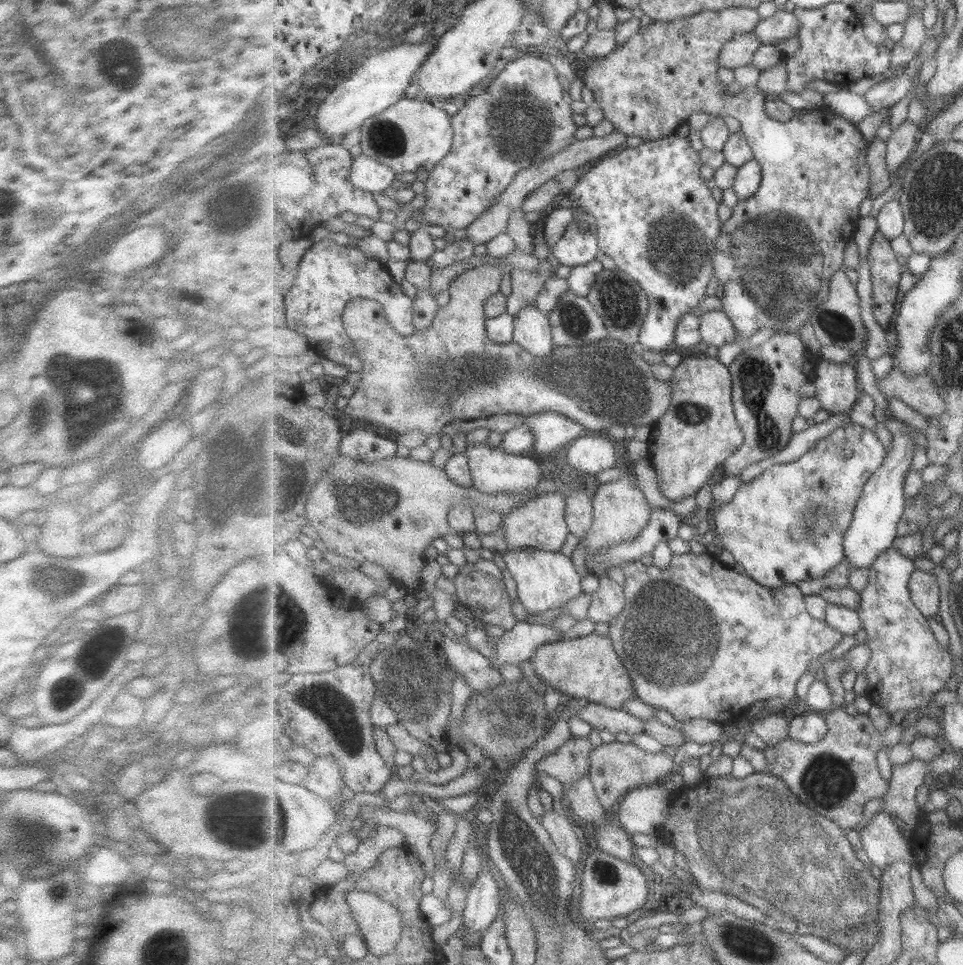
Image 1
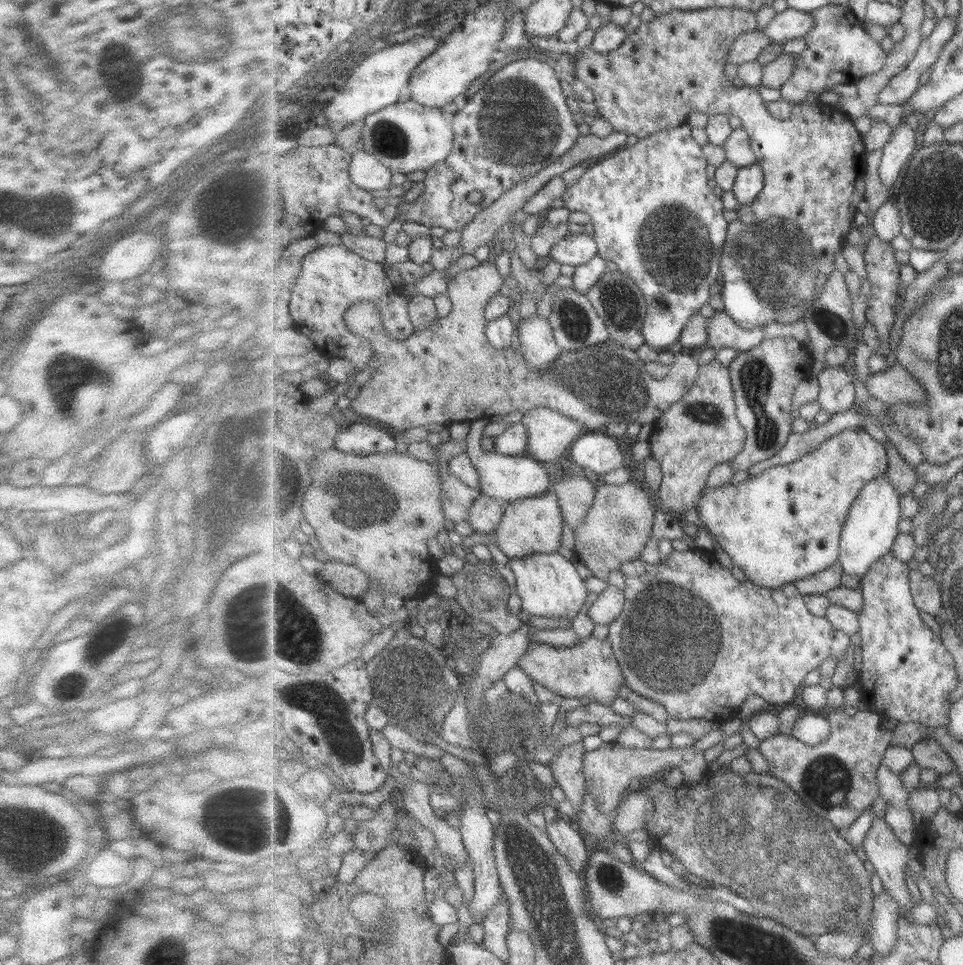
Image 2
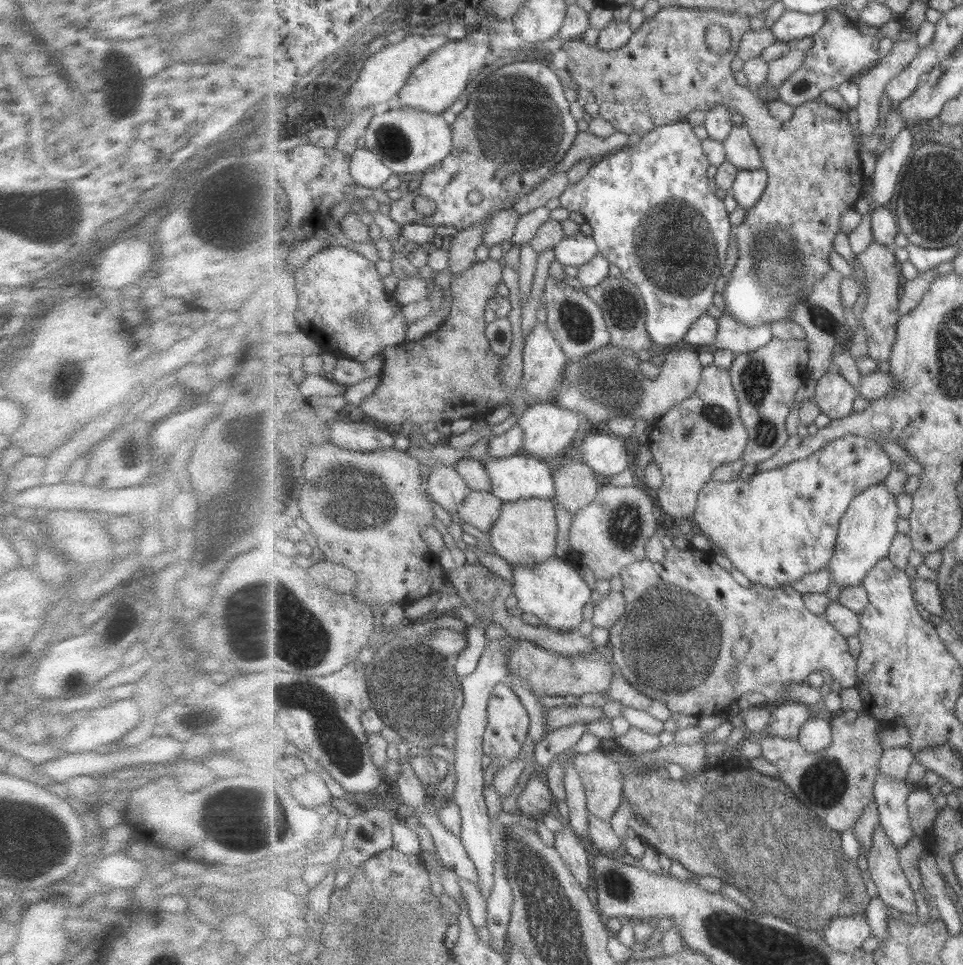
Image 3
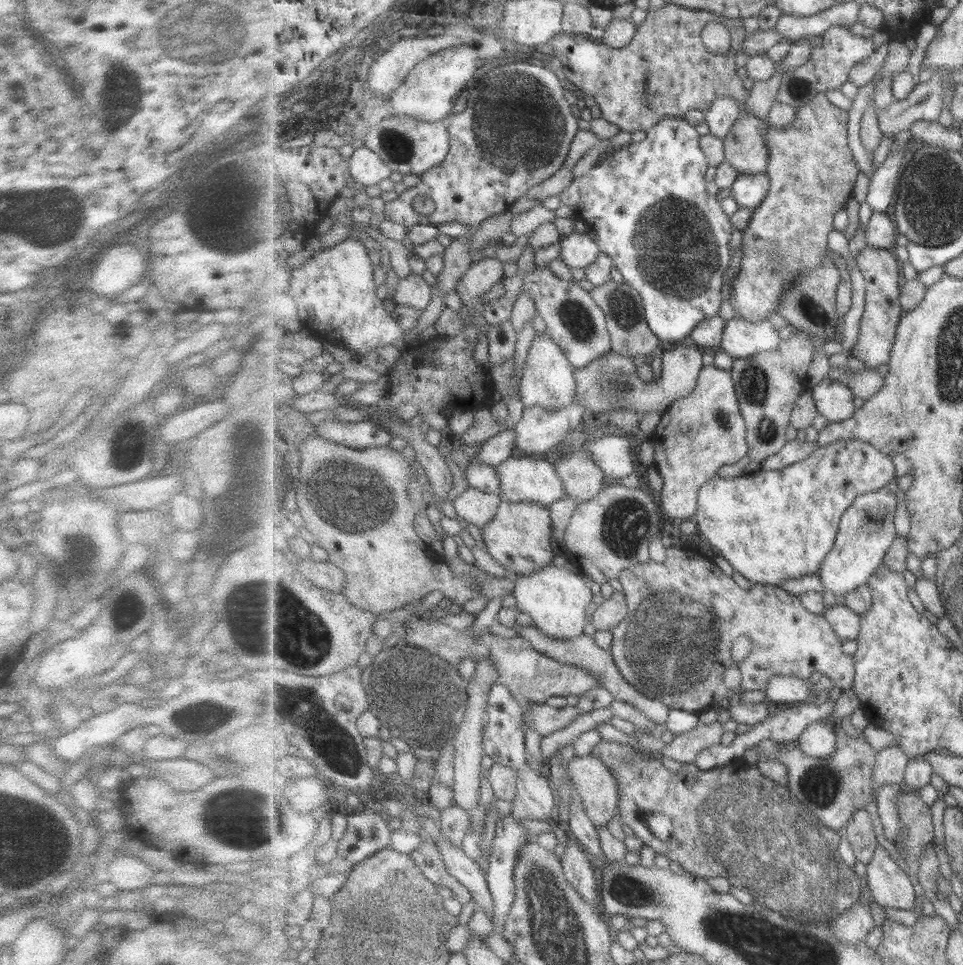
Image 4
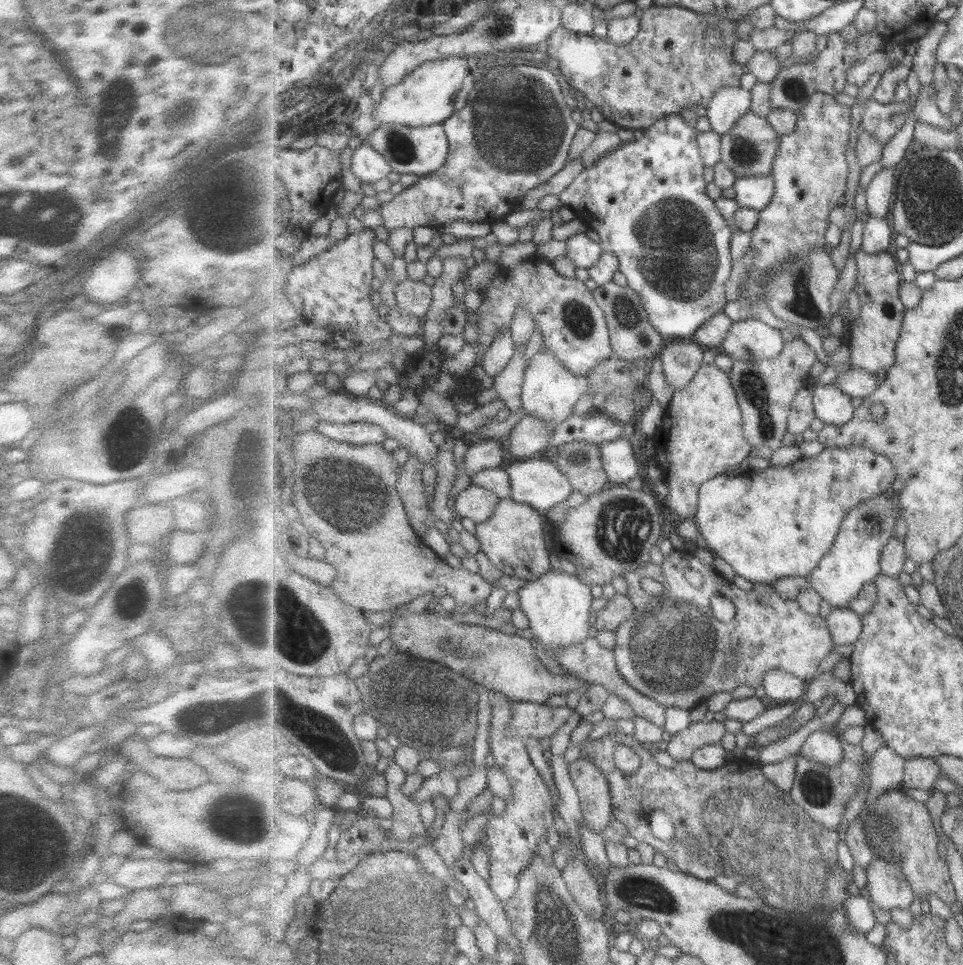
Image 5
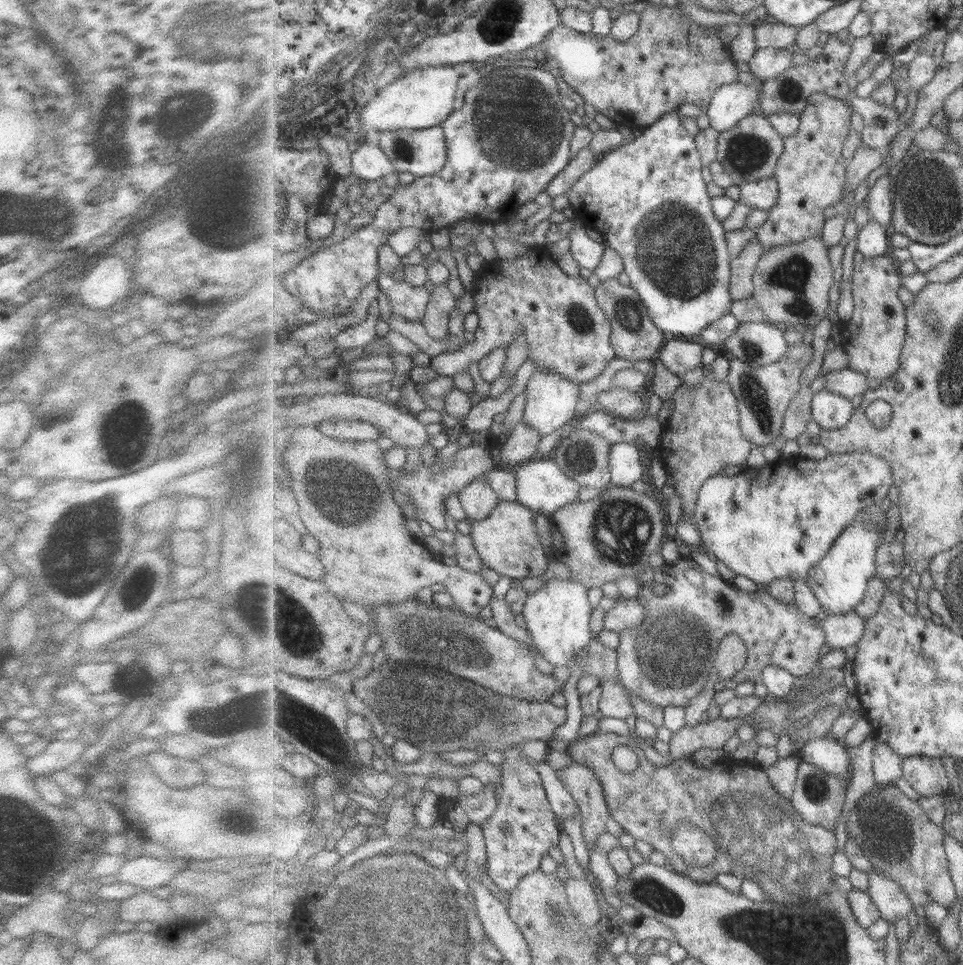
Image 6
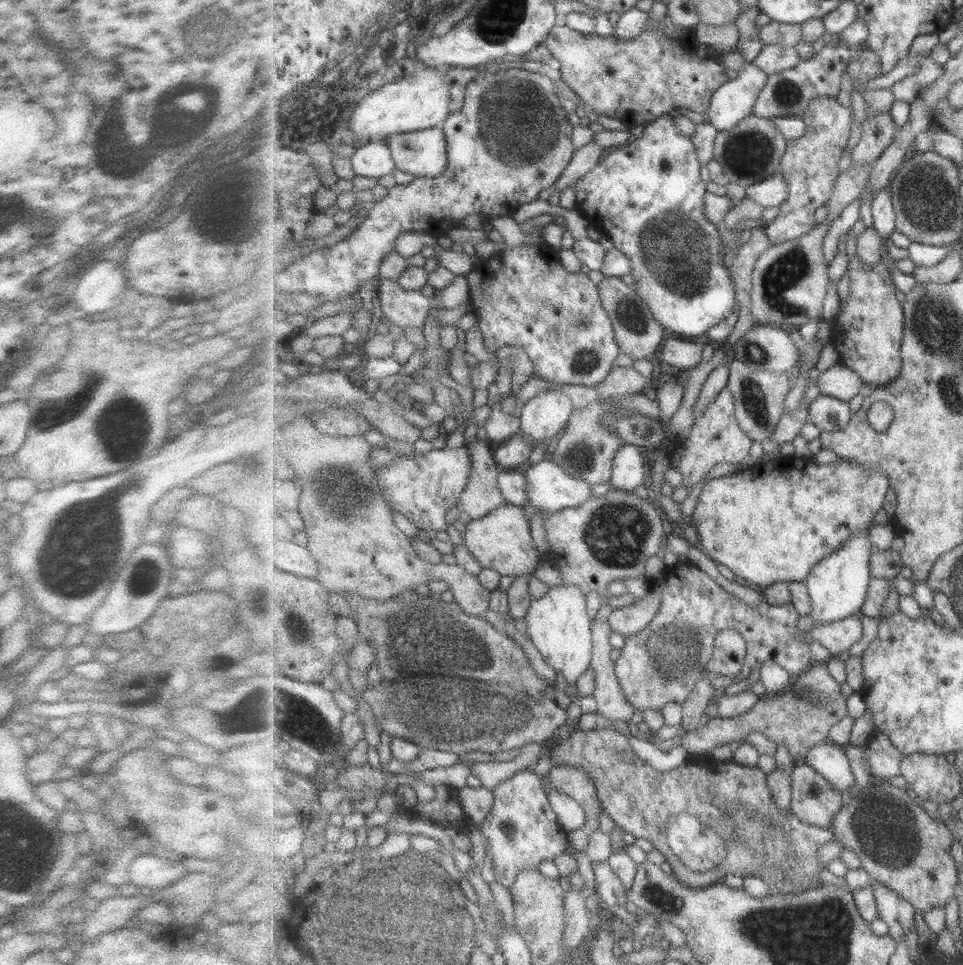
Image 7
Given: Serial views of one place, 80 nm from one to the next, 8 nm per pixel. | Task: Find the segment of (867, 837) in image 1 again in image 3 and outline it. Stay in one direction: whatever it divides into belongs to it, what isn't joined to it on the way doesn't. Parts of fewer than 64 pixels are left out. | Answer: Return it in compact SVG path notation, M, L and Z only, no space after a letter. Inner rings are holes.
M879 824L873 835L873 847L867 859L867 869L878 890L877 900L910 917L915 917L917 912L915 892L905 872L901 870L898 850Z

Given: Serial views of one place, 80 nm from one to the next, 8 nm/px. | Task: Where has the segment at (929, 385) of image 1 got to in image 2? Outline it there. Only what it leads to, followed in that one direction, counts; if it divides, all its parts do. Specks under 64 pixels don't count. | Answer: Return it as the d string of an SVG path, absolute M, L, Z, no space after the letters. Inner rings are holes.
M895 364L894 367L867 380L866 390L870 397L886 406L899 404L927 404L927 391L907 369Z

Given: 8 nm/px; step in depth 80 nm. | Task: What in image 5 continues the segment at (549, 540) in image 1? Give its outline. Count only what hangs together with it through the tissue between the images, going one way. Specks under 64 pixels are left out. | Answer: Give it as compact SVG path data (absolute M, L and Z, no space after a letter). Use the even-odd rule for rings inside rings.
M503 498L497 503L493 516L488 521L476 523L476 537L480 550L505 575L524 581L541 578L552 570L549 564L549 550L545 542L545 514L525 503Z

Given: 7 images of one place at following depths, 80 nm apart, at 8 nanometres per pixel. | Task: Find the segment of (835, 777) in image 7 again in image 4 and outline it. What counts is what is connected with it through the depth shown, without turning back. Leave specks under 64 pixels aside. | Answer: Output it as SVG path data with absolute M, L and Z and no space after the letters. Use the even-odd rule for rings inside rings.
M820 721L803 731L797 745L811 758L829 758L837 752L838 741L835 725Z

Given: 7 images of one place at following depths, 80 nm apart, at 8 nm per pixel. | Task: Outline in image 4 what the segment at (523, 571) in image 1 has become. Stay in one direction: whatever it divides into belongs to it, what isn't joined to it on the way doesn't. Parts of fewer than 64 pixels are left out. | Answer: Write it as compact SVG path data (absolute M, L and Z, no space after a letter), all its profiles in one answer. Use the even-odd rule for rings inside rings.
M549 564L533 574L521 574L515 578L514 597L517 609L531 617L533 625L543 634L555 640L573 640L584 634L590 620L593 592L585 584L583 575Z

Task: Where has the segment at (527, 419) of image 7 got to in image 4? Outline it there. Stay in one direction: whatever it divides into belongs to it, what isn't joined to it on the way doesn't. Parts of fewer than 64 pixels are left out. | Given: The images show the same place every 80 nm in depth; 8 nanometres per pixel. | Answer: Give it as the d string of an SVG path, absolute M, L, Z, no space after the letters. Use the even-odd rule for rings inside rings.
M547 332L543 335L536 335L529 350L519 385L519 394L526 408L541 406L549 411L555 411L577 402L575 369L569 363L565 352L557 343L553 342Z

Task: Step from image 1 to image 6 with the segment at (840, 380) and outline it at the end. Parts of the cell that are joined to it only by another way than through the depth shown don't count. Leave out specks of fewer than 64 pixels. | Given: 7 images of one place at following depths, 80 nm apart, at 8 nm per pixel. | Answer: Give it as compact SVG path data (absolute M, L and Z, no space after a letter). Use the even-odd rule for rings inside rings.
M823 390L813 398L812 420L823 429L840 429L848 424L855 410L847 398Z

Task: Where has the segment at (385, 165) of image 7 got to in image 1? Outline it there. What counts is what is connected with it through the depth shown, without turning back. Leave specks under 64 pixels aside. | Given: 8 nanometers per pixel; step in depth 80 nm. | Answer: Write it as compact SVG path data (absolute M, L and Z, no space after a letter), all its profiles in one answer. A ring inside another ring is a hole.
M361 153L355 157L352 164L350 178L352 183L361 190L373 194L383 194L393 184L397 176L396 171L390 166L385 166L376 158Z

